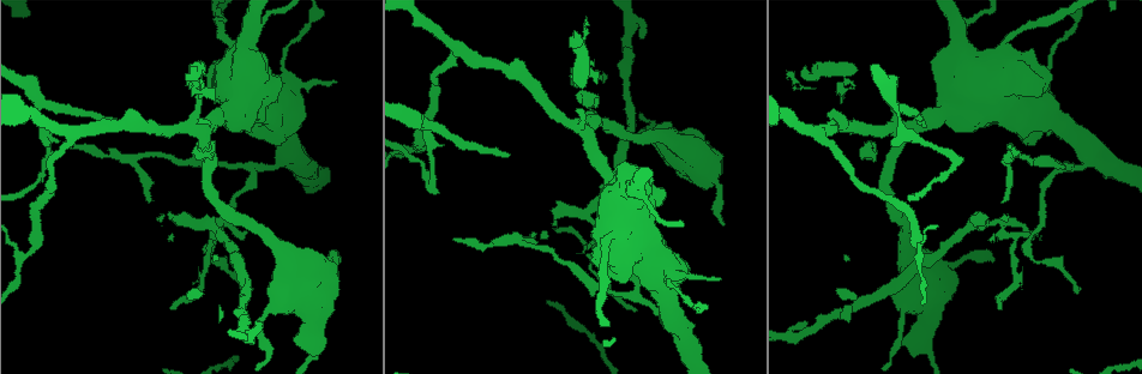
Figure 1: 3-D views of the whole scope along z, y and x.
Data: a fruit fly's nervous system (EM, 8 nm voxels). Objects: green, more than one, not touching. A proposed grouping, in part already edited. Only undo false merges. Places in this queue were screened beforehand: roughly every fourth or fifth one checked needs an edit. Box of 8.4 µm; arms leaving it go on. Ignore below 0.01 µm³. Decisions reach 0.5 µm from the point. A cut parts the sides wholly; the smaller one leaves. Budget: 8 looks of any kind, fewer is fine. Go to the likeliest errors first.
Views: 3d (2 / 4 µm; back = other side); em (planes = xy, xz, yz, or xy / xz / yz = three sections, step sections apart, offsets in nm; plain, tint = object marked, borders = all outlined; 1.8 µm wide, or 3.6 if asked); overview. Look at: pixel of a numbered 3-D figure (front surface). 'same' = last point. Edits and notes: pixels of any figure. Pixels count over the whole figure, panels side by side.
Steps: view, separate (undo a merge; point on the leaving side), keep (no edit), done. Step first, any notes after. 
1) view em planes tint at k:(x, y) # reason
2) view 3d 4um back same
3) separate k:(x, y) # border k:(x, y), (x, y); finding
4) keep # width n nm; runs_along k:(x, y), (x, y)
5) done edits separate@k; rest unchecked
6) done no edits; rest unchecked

view em xz step 16 tint at 1:(845, 72) # calibre changes

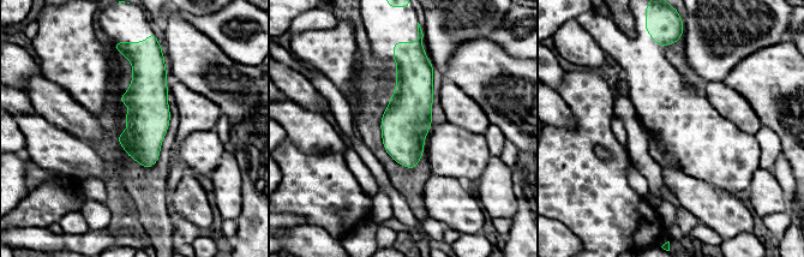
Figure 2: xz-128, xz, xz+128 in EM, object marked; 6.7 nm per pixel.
view em planes tint same

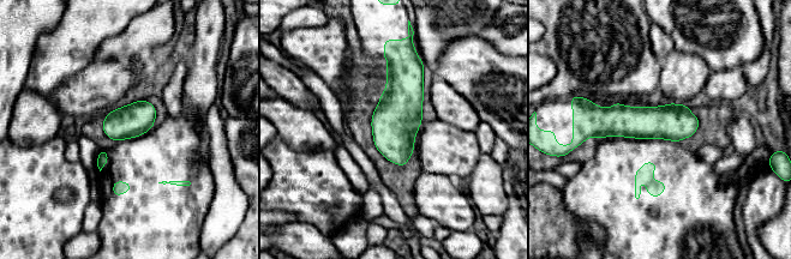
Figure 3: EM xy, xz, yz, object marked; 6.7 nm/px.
keep # runs_along 3:(695, 121), (591, 124); all the same cell

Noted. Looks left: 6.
view 3d 2um at 1:(514, 240) # branch point

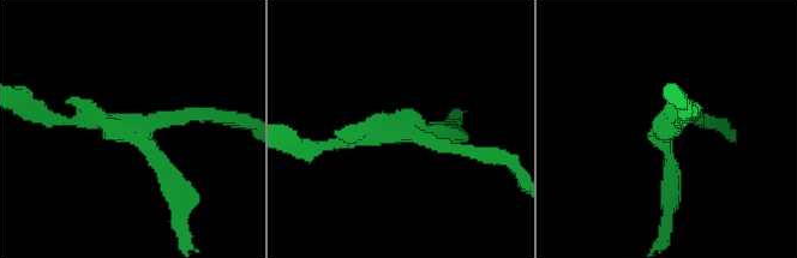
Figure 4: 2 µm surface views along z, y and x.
view em xz step 8 tint at 4:(142, 131)

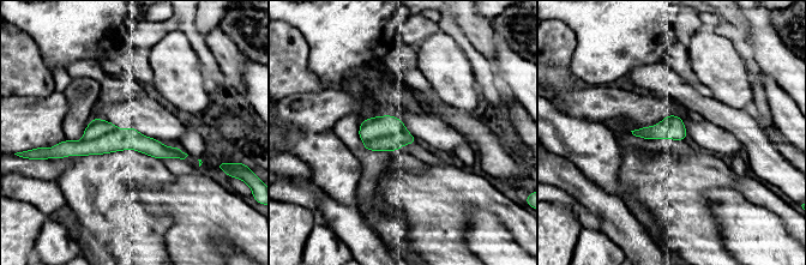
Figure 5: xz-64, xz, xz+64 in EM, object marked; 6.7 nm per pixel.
view em planes tint same

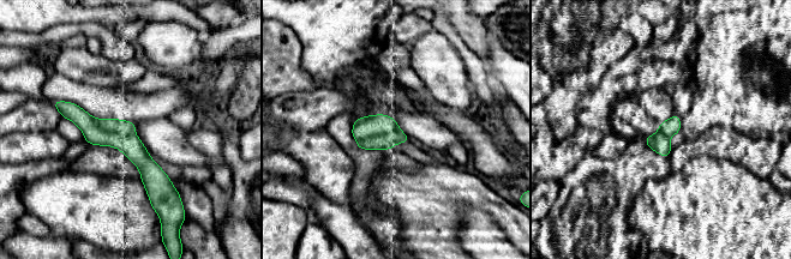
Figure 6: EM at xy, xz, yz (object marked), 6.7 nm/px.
separate 6:(365, 127) # border 6:(401, 131), (388, 131), (358, 140); two cells meet here

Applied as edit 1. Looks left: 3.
view em yz step 8 tint at 1:(42, 101)

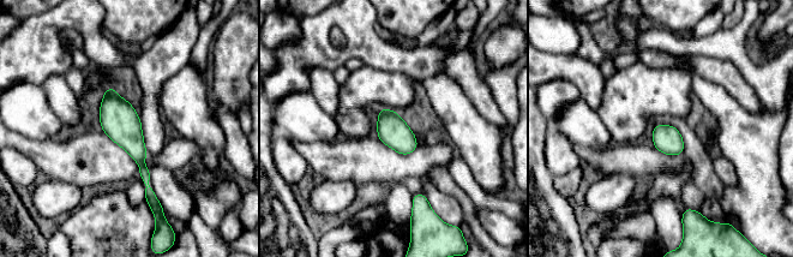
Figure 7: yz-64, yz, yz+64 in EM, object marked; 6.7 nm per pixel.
keep # runs_along 7:(108, 91), (138, 153), (151, 197); all the same cell

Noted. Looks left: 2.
done edits separate@6; rest unchecked

